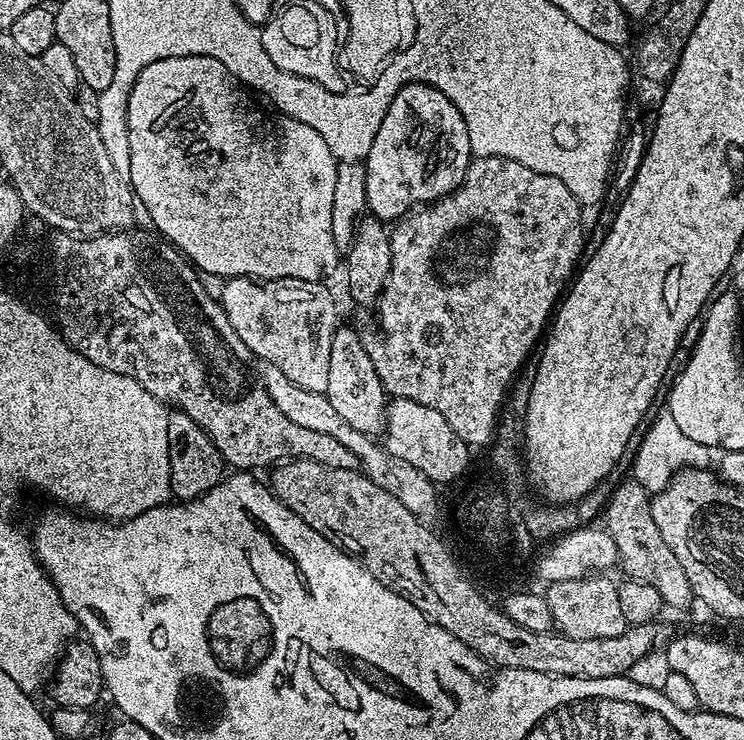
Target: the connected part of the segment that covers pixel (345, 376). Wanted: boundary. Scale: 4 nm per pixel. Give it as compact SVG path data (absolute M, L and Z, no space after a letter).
M352 332L349 336L337 334L334 342L330 342L330 370L324 395L330 398L334 410L338 410L338 415L346 418L354 430L376 434L383 429L386 393L378 378L378 370L374 370L374 362L370 362L361 333Z

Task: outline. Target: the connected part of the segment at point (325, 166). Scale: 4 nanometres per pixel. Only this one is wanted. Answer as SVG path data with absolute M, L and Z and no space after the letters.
M183 56L183 57L182 57L182 58L162 58L162 59L161 59L161 60L155 60L155 61L154 61L154 62L150 62L150 66L146 66L146 70L142 70L142 74L138 74L138 78L137 78L137 79L136 79L136 81L135 81L135 82L134 82L134 86L133 86L133 87L132 87L132 89L131 89L131 90L130 90L130 94L129 94L129 95L128 95L128 117L127 117L127 118L126 118L126 126L127 126L127 127L128 127L128 134L129 134L129 136L130 136L130 174L129 174L129 175L128 175L128 176L127 176L127 177L126 177L126 180L127 180L127 183L132 183L132 188L133 188L133 190L134 190L134 191L136 191L136 196L137 196L137 197L136 197L136 196L135 196L135 199L136 199L136 200L137 200L137 201L138 201L138 204L139 204L139 200L138 200L138 199L140 199L140 204L141 204L141 206L142 206L142 207L144 207L144 208L145 208L145 210L146 210L146 211L148 211L148 216L149 216L149 218L150 218L150 219L152 219L152 224L153 224L153 225L152 225L152 224L151 224L151 227L152 227L152 228L153 228L153 229L155 229L155 231L156 231L156 232L157 232L157 233L159 233L159 235L160 235L160 236L161 236L161 237L163 237L163 239L165 239L165 240L167 240L167 241L168 241L168 243L170 243L170 244L173 244L173 246L174 246L174 247L176 247L176 248L179 248L179 249L180 249L180 251L181 251L181 252L183 252L183 253L184 253L184 255L185 255L185 257L187 257L187 259L188 259L188 260L189 260L189 261L191 261L191 263L192 263L192 264L193 264L193 265L195 265L195 267L196 267L196 268L197 268L197 269L199 269L199 271L200 271L200 272L201 272L201 273L204 273L204 272L209 272L209 274L210 274L210 275L212 275L212 276L220 276L220 277L219 277L219 278L227 278L227 277L230 277L230 276L250 276L250 277L252 277L252 279L253 279L253 280L277 280L277 279L278 279L278 278L298 278L298 279L299 279L299 280L318 280L318 281L323 281L323 280L324 280L324 279L325 279L325 278L328 278L328 277L324 277L324 276L328 276L328 275L330 275L330 274L331 274L331 272L332 272L332 271L334 271L334 270L335 270L335 268L336 268L336 257L338 257L338 251L337 251L337 249L336 249L336 246L335 246L335 242L334 242L334 237L333 237L333 231L332 231L332 230L331 230L331 210L332 210L332 209L333 209L333 201L334 201L334 188L335 188L335 178L336 178L336 170L337 170L337 165L338 165L338 161L337 161L337 158L336 158L336 157L335 157L335 156L334 156L334 154L332 154L332 153L331 153L331 152L330 152L330 149L329 149L329 147L328 147L328 146L326 146L326 143L325 143L325 139L323 139L323 138L322 138L322 137L321 137L321 135L319 135L319 134L318 134L318 133L317 133L317 131L315 131L315 130L314 130L314 129L313 129L313 127L311 127L311 126L306 126L306 123L304 123L304 122L300 122L300 121L296 121L296 120L295 120L295 119L294 119L294 118L292 118L292 117L288 117L288 116L286 116L286 115L283 115L283 114L276 114L276 115L274 115L274 116L275 116L275 117L274 117L274 118L273 118L273 120L271 120L271 118L270 118L270 117L268 117L268 116L263 116L263 114L262 114L262 113L260 113L260 112L259 112L259 110L258 110L258 109L256 109L256 108L255 108L255 106L254 106L254 105L252 105L252 100L251 100L251 98L250 98L250 97L248 97L248 96L247 96L247 95L248 95L248 96L250 96L250 97L252 97L252 96L251 96L251 95L249 95L249 93L248 93L248 92L247 92L247 91L245 91L245 89L244 89L244 88L243 88L243 87L242 87L242 85L241 85L241 83L240 83L240 81L239 81L239 80L237 80L237 79L236 79L236 77L235 77L235 76L232 76L232 75L231 75L231 74L230 74L230 70L226 70L226 66L222 66L222 62L218 62L218 61L217 61L217 60L215 60L215 59L214 59L214 58L210 58L210 57L209 57L209 56Z

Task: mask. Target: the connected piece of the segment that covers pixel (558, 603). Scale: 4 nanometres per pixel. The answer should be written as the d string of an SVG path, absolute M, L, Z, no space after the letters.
M604 574L584 576L580 580L558 580L546 592L553 622L559 631L570 638L614 638L630 625L618 603L617 581L607 580Z

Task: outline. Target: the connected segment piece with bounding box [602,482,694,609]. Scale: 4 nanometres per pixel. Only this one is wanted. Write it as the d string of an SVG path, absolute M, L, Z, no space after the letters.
M635 482L618 485L602 513L602 524L608 529L610 538L614 538L614 546L618 546L618 564L621 569L624 567L623 575L627 579L650 582L654 590L662 594L669 609L684 608L688 603L693 603L690 578L686 578L686 570L682 570L682 562L678 562L674 550L670 550L662 539L662 533L654 522L652 502L646 489Z

